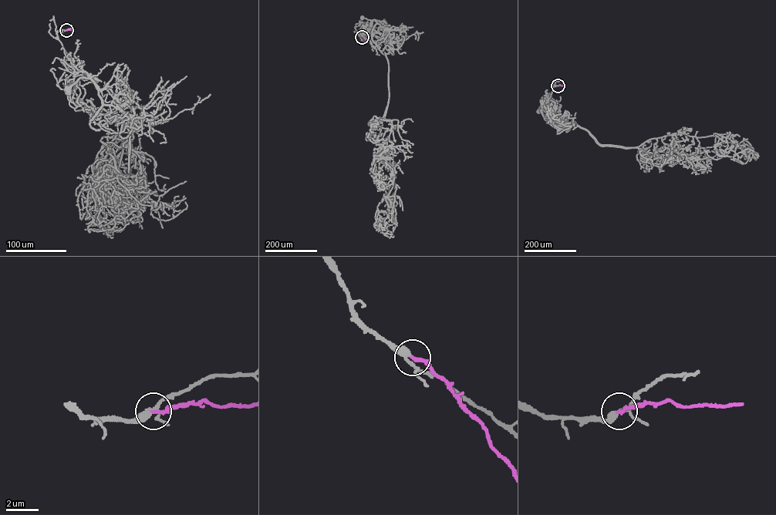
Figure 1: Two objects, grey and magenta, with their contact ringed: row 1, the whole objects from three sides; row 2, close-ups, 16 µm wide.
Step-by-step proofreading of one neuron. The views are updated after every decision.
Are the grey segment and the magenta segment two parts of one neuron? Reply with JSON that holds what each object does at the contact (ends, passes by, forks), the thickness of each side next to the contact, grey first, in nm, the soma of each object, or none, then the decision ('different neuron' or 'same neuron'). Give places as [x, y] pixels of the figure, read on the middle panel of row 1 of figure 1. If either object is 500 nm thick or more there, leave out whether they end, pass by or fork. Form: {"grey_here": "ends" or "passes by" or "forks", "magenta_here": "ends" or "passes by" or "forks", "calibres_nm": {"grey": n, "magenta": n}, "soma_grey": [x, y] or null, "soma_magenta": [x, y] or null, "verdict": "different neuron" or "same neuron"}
{"grey_here": "passes by", "magenta_here": "ends", "calibres_nm": {"grey": 320, "magenta": 240}, "soma_grey": [362, 18], "soma_magenta": null, "verdict": "same neuron"}

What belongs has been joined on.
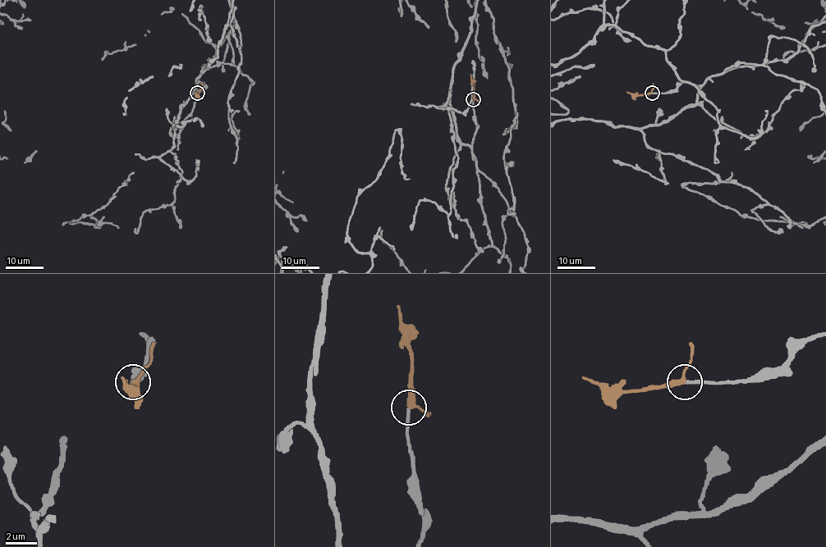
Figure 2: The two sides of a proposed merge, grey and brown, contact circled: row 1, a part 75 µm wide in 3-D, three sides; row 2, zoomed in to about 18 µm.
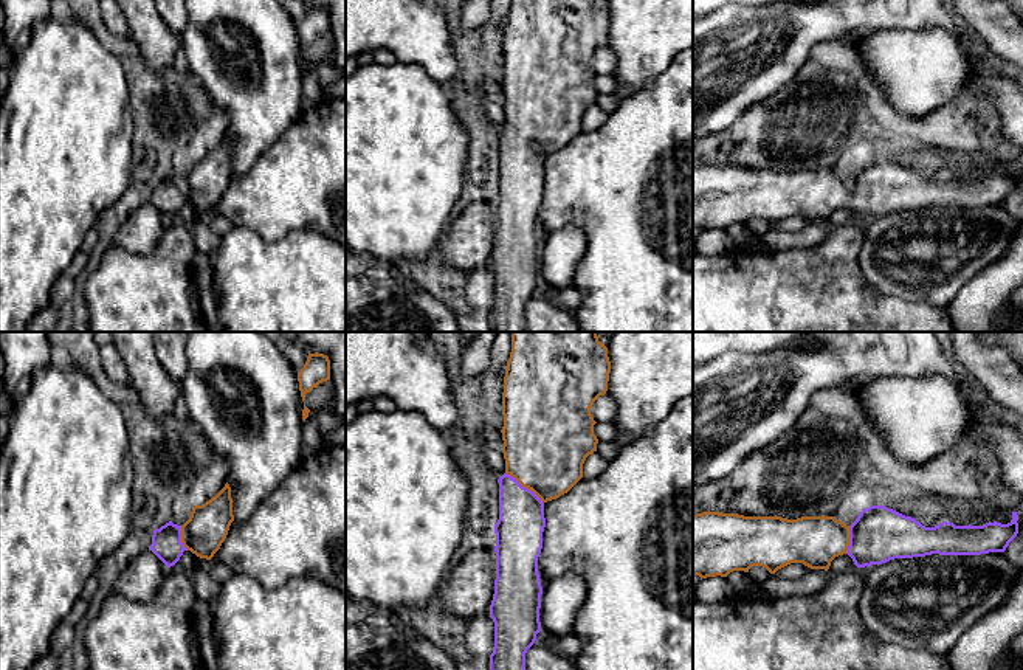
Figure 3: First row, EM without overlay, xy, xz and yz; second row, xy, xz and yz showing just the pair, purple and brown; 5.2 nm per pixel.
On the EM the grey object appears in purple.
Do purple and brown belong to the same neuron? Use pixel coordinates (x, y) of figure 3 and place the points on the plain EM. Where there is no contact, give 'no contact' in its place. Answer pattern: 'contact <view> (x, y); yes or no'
contact xz (524, 140); yes

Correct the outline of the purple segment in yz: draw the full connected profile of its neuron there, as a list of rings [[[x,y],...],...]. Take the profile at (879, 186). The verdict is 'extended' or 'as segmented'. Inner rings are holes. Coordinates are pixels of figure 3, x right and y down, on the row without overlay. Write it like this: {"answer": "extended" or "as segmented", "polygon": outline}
{"answer": "extended", "polygon": [[[885,158],[863,161],[857,172],[846,178],[835,169],[744,169],[738,166],[702,164],[693,168],[693,228],[727,230],[733,223],[749,225],[752,219],[763,219],[770,226],[790,216],[803,216],[811,222],[828,223],[831,214],[848,206],[857,220],[882,217],[894,211],[939,208],[981,208],[1004,205],[1018,186],[1018,168],[1012,164],[1008,177],[986,175],[983,178],[955,178],[942,174],[925,180],[911,169],[905,169]]]}

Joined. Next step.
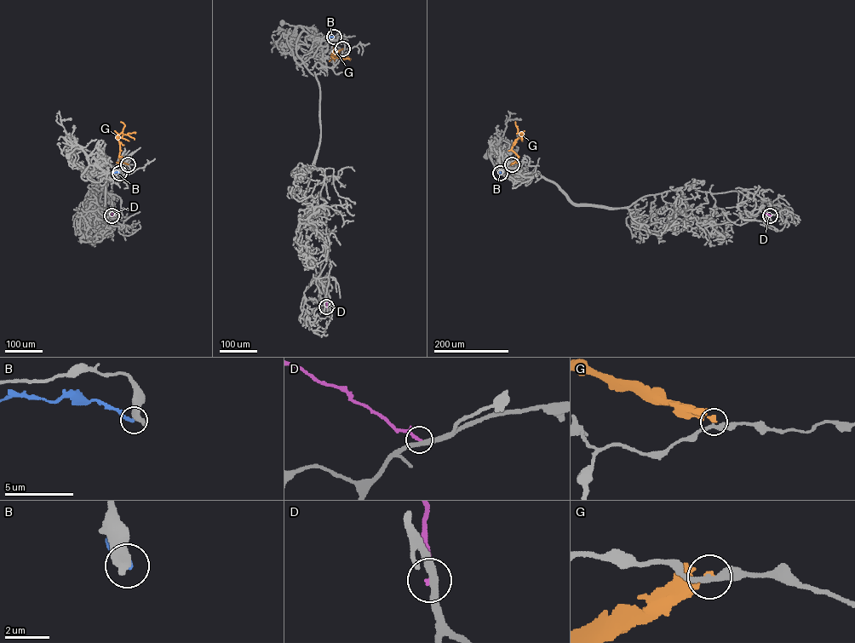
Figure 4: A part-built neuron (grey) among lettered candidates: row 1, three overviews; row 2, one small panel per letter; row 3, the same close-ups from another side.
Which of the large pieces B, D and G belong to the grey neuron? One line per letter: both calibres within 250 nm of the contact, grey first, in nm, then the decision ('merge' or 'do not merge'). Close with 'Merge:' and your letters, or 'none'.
B: calibres 600 and 190 nm; do not merge
D: calibres 360 and 220 nm; do not merge
G: calibres 280 and 280 nm; do not merge
Merge: none

